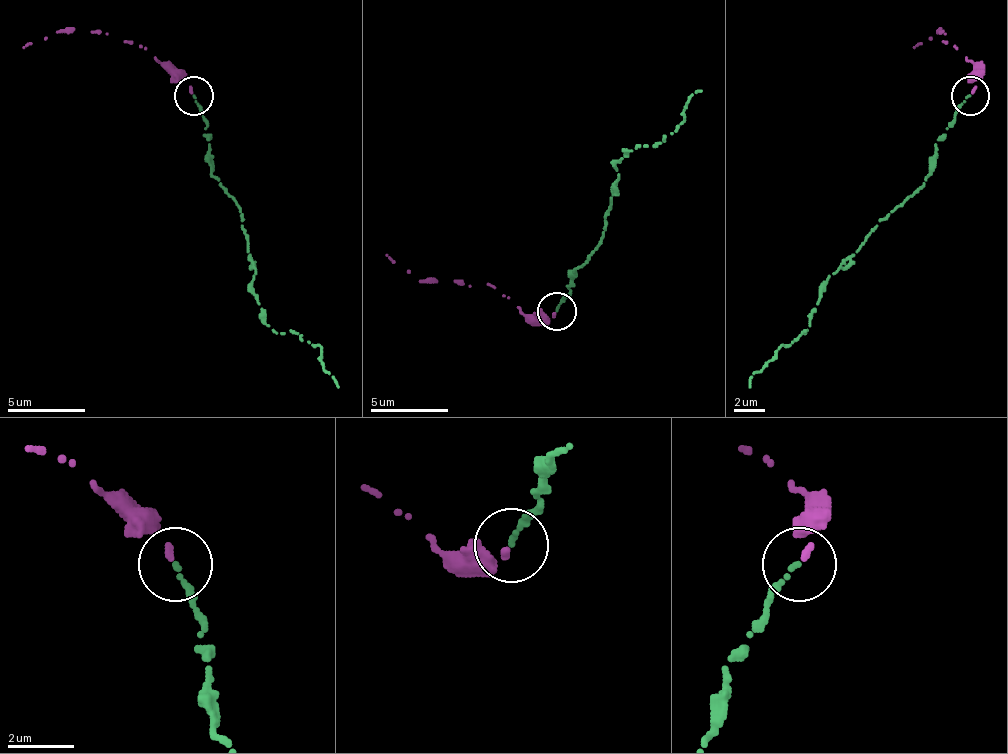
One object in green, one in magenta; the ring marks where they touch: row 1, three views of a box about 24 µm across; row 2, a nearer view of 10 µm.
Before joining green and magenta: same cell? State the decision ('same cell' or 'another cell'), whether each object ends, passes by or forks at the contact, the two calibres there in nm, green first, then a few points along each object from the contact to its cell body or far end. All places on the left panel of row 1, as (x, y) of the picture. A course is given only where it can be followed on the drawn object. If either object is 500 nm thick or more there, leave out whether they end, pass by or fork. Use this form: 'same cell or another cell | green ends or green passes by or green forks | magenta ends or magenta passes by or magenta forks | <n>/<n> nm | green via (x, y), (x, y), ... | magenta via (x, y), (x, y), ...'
same cell | green ends | magenta ends | 130/170 nm | green via (193, 96), (204, 112), (212, 174), (239, 205), (262, 317), (278, 332), (316, 344), (324, 371), (339, 386) | magenta via (193, 92), (162, 65), (127, 42), (100, 31), (57, 31), (23, 46)

